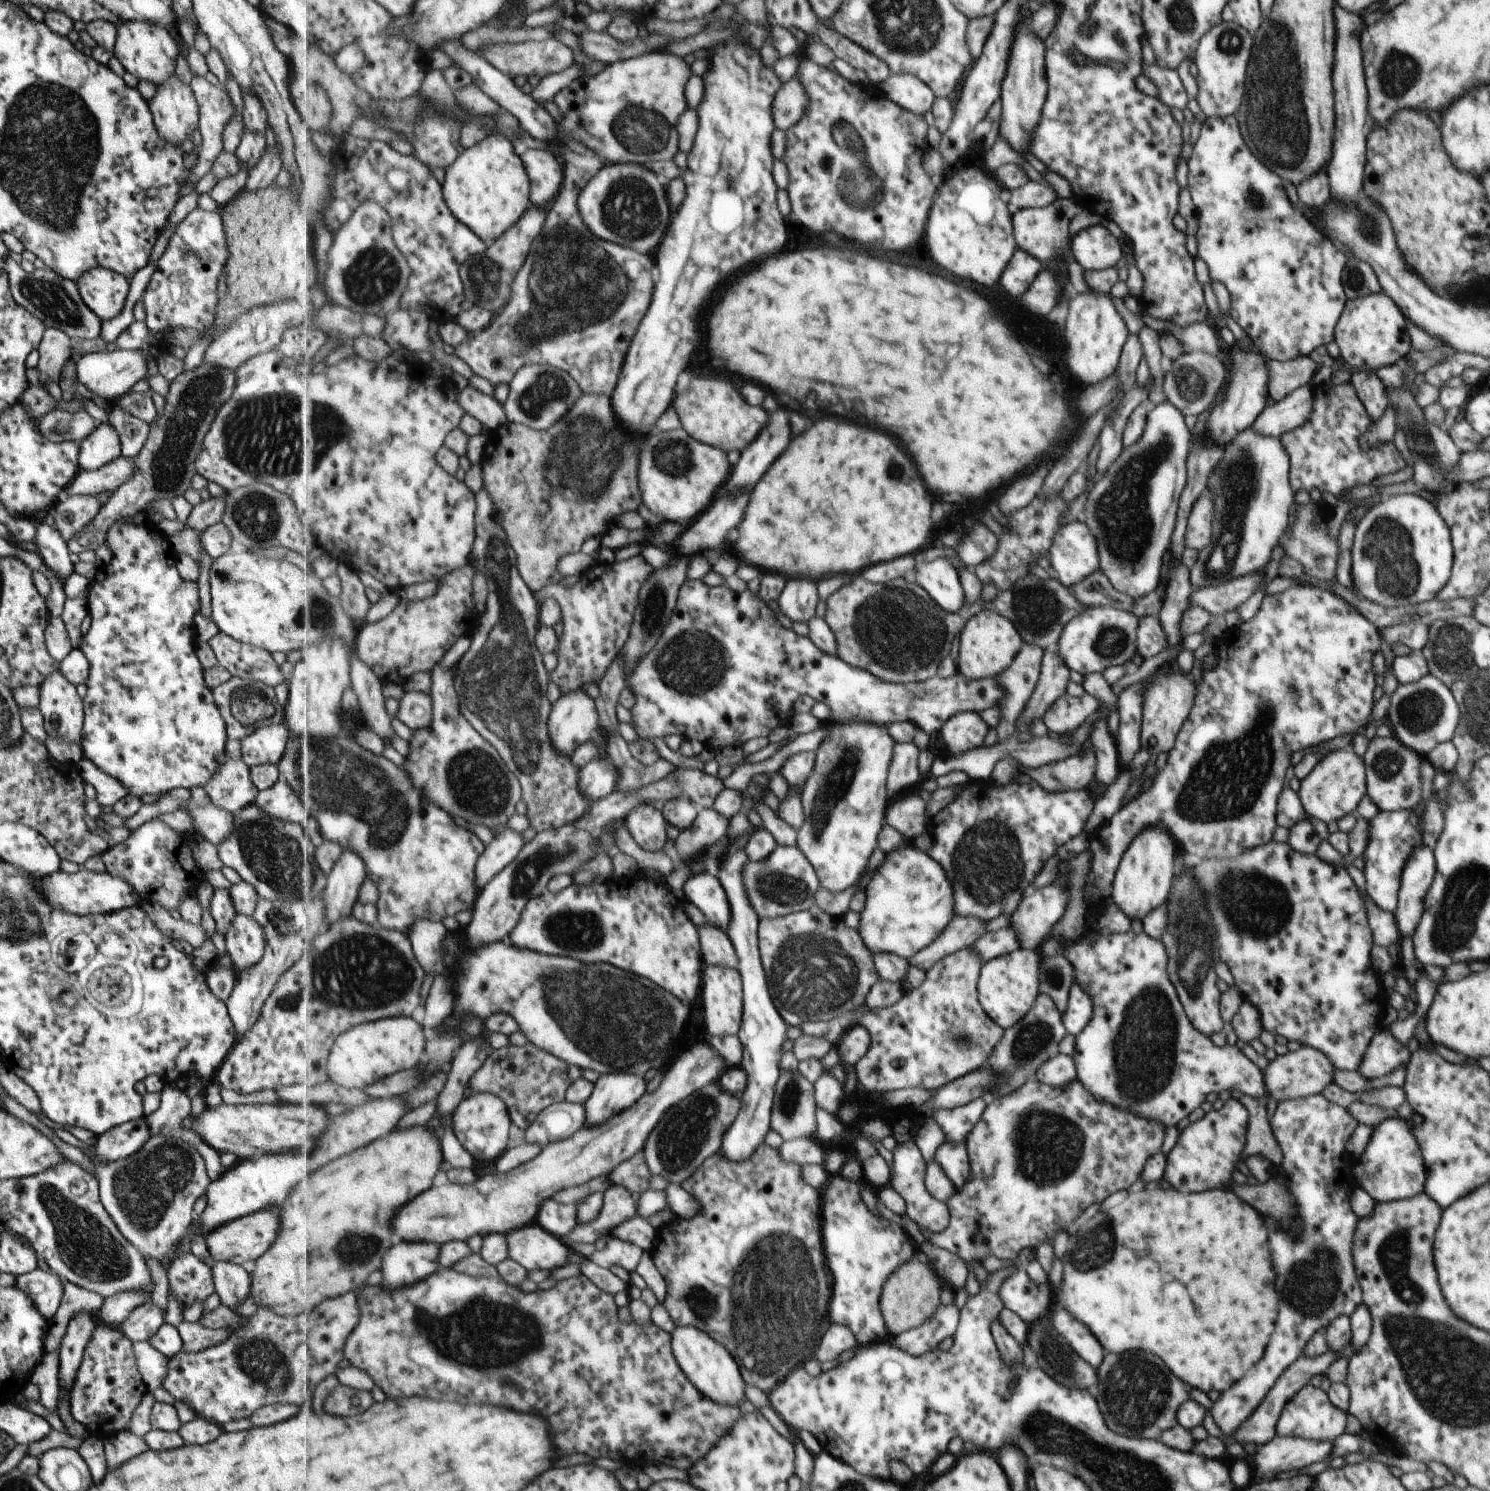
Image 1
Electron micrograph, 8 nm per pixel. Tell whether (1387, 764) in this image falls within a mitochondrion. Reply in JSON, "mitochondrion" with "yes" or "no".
{"mitochondrion":"yes"}

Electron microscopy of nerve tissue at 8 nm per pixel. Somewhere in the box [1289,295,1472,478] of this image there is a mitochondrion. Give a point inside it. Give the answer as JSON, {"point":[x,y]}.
{"point":[1420,437]}

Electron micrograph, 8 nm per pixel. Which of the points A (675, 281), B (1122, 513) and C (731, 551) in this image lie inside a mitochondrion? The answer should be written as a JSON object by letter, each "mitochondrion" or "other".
{"A":"other","B":"mitochondrion","C":"other"}

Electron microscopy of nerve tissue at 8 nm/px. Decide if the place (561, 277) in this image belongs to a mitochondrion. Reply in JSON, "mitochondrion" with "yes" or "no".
{"mitochondrion":"yes"}

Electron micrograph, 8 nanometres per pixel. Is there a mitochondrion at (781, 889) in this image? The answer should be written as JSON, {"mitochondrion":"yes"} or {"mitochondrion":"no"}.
{"mitochondrion":"yes"}

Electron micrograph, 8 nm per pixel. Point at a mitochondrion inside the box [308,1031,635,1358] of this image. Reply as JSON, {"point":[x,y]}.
{"point":[355,1249]}

